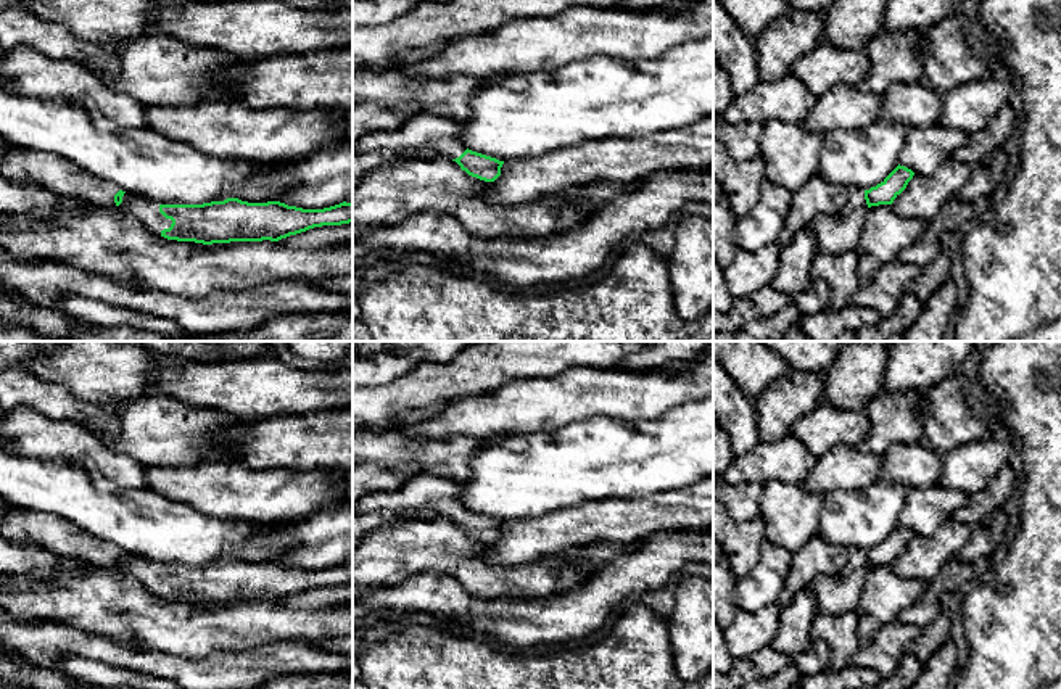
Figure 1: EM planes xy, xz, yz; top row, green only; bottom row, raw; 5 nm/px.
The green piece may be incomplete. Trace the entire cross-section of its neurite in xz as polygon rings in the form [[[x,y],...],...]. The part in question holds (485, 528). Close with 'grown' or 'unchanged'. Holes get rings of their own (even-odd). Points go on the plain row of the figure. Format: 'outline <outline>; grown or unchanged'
outline [[[422,472],[396,491],[364,496],[353,514],[428,510],[456,522],[472,538],[494,543],[504,522],[469,510],[459,497],[460,488],[462,480]]]; grown

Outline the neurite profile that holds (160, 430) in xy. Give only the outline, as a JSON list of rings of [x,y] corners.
[[[161,393],[124,402],[118,412],[121,435],[101,438],[147,467],[196,467],[233,459],[232,435],[243,423]]]

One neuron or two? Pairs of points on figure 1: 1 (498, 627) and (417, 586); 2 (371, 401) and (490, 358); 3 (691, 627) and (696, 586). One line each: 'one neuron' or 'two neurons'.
1: one neuron
2: one neuron
3: one neuron

